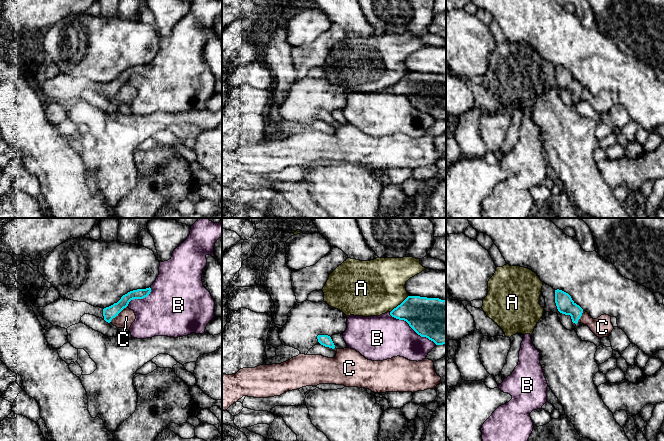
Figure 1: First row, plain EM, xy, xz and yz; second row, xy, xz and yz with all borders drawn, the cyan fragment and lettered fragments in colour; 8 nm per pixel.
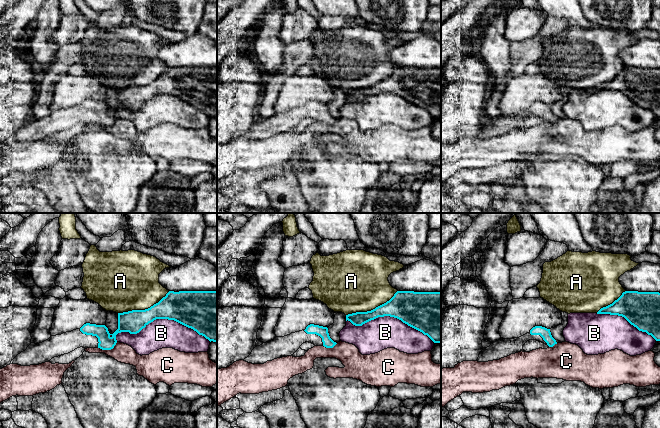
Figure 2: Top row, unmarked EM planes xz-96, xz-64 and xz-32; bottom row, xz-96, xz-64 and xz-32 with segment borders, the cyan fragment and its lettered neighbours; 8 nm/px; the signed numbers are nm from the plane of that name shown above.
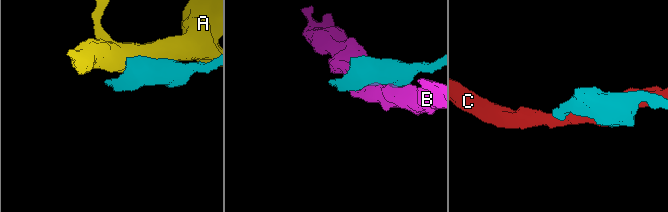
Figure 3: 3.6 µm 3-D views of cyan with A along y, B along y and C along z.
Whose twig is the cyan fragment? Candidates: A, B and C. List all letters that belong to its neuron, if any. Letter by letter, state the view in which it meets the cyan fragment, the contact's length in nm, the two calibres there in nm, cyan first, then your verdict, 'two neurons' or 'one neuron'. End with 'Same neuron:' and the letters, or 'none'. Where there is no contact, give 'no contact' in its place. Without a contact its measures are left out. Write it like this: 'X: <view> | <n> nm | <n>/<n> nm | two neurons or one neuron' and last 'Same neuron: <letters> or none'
A: xz | 200 nm | 320/440 nm | two neurons
B: xz | 460 nm | 360/360 nm | two neurons
C: xy | 190 nm | 100/140 nm | two neurons
Same neuron: none

